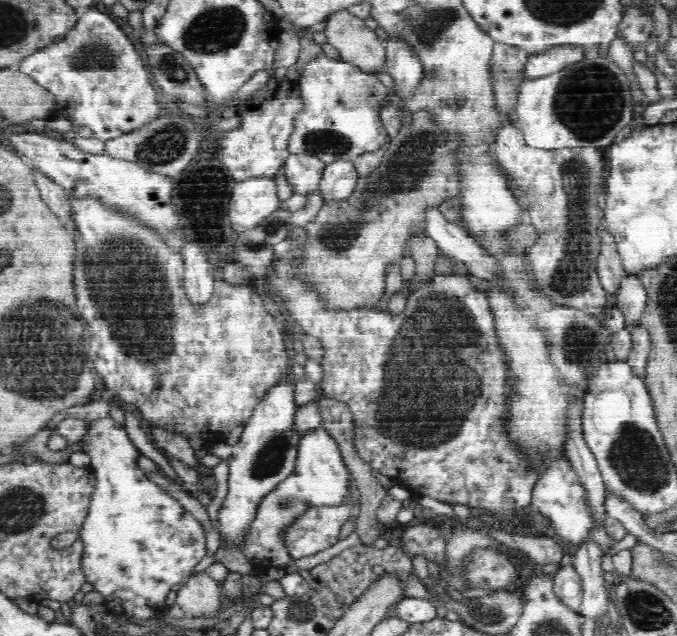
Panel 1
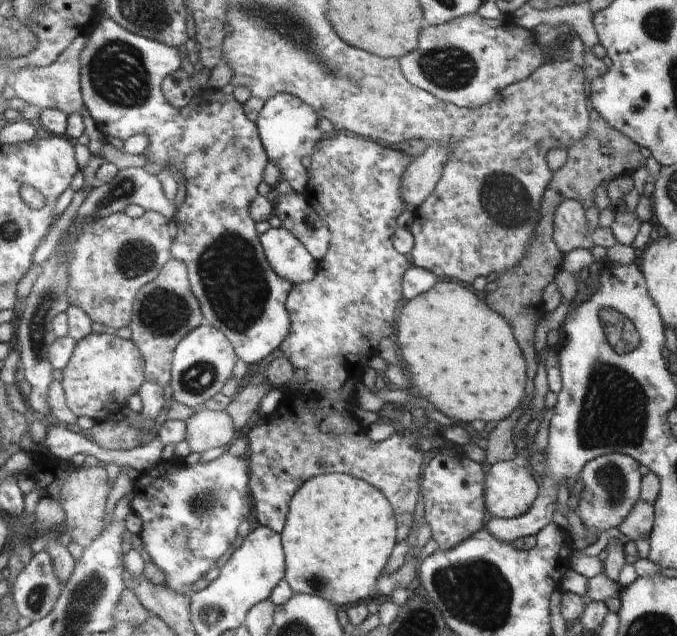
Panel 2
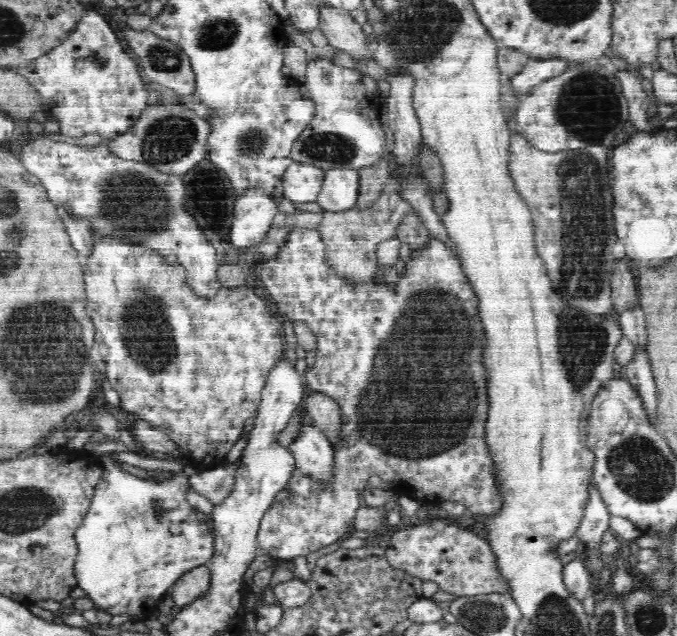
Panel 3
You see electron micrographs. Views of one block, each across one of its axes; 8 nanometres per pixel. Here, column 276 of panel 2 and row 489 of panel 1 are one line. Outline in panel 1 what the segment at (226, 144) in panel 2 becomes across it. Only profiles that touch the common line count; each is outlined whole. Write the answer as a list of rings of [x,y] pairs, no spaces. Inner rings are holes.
[[[321,427],[307,431],[298,443],[297,464],[294,473],[282,480],[260,504],[254,520],[247,525],[246,538],[242,540],[242,552],[262,572],[284,566],[290,555],[284,546],[282,534],[296,518],[311,506],[336,506],[350,499],[348,467],[342,459],[336,440]]]

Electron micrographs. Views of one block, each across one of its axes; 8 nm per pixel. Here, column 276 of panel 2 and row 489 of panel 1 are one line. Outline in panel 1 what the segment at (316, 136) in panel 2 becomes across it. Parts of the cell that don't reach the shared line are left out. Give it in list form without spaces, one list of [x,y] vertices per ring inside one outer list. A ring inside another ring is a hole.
[[[112,418],[94,420],[84,444],[97,478],[85,523],[78,531],[54,536],[50,543],[57,550],[78,540],[83,544],[81,571],[85,582],[100,592],[114,615],[162,620],[169,610],[164,600],[172,586],[184,582],[208,554],[204,527],[176,498],[146,478],[137,464],[140,451]]]

